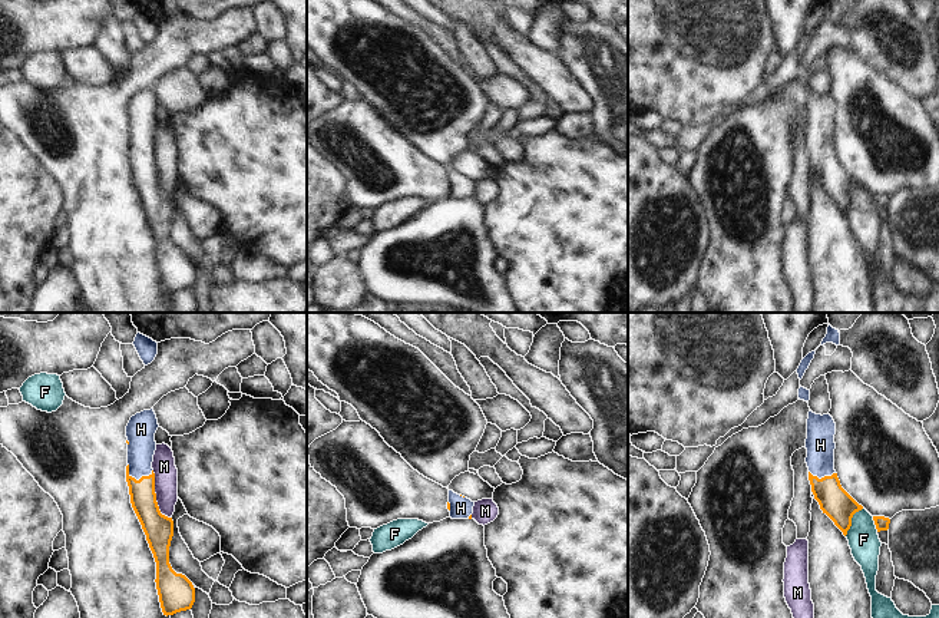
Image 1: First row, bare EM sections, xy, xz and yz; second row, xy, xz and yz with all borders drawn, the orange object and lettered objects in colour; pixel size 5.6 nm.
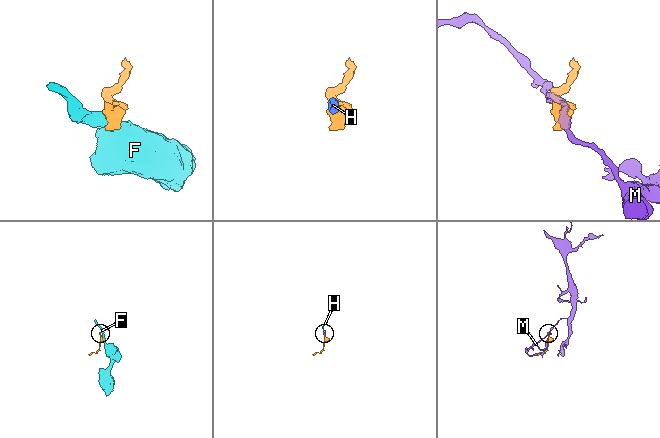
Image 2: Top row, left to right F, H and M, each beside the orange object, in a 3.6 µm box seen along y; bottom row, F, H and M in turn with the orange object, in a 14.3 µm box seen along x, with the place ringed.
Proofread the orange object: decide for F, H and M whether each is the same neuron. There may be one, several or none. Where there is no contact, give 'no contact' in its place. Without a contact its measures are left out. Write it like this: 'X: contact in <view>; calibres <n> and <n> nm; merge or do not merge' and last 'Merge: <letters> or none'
F: contact in yz; calibres 170 and 170 nm; do not merge
H: contact in xy; calibres 140 and 160 nm; merge
M: contact in xy; calibres 160 and 130 nm; do not merge
Merge: H

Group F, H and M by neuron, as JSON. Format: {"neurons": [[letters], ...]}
{"neurons": [["F"], ["H"], ["M"]]}

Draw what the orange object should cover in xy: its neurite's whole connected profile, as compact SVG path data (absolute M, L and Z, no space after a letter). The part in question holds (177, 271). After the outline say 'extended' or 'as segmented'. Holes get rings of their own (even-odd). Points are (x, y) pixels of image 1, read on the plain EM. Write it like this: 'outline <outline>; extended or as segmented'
outline M153 87L143 89L130 96L126 105L126 161L132 186L142 204L156 241L156 268L162 291L168 295L192 287L195 267L185 254L176 252L169 242L173 199L159 189L155 172L155 152L152 148L158 106Z; extended

